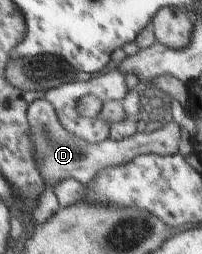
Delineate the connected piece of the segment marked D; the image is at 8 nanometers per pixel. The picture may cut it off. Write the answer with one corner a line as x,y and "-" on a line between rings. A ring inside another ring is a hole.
38,99
30,105
29,117
31,119
35,143
38,145
38,154
42,159
41,167
48,181
47,191
41,195
41,203
33,213
38,225
43,225
57,215
60,205
53,187
63,179
74,177
83,184
89,184
105,168
113,168
131,163
135,158
146,154
161,154
172,156
181,153
181,127
177,122
164,120
163,128
155,132
141,132
129,139
115,141
113,138
105,140
103,144
92,144
87,140
73,135
60,120
57,108
48,99

